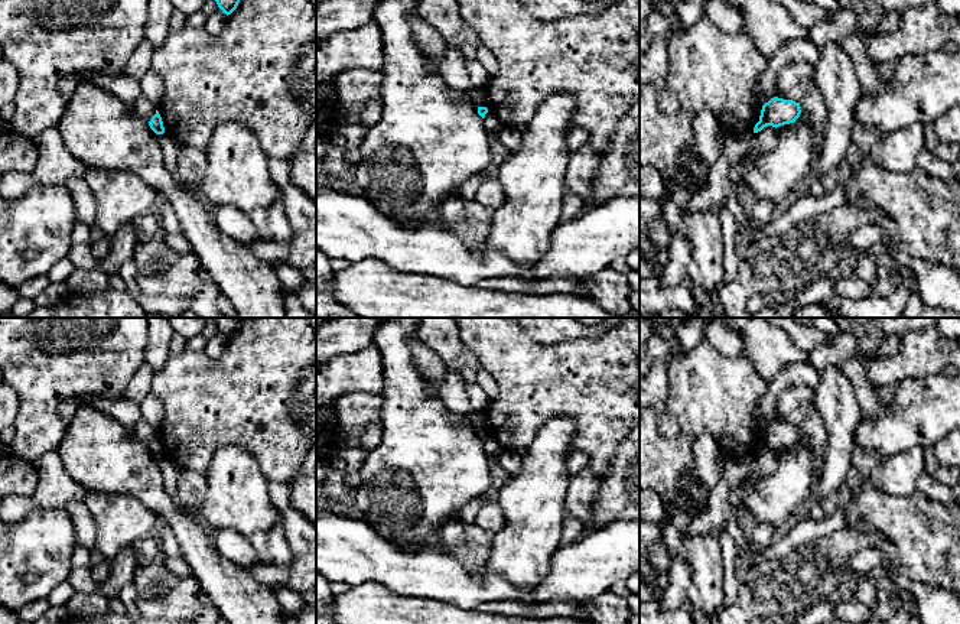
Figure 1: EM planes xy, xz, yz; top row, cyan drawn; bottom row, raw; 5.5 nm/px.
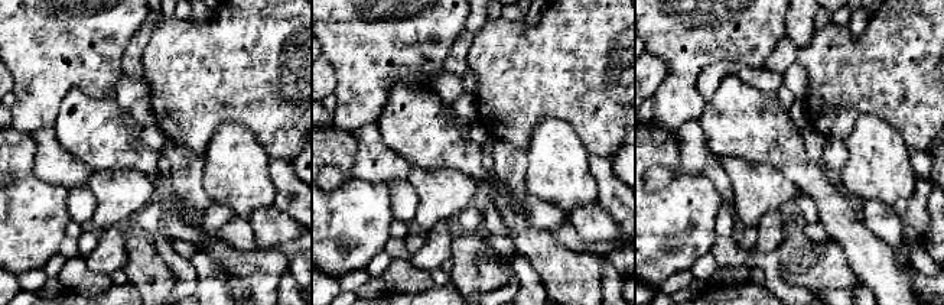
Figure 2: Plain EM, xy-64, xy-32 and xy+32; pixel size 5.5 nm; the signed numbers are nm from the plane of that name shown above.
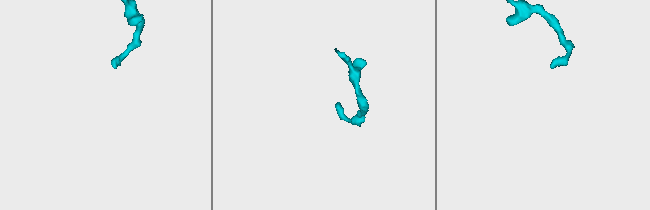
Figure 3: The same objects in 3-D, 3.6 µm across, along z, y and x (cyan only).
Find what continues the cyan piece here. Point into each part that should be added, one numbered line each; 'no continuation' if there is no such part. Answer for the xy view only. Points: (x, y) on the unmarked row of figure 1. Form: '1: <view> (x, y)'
no continuation

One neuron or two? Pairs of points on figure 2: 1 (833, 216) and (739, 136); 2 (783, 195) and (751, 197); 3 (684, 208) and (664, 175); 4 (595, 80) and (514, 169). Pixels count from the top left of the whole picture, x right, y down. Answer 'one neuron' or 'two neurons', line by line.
1: one neuron
2: one neuron
3: two neurons
4: two neurons

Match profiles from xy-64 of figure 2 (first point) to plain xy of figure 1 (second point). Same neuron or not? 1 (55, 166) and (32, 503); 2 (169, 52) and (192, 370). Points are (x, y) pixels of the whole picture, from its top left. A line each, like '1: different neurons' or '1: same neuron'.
1: same neuron
2: same neuron

